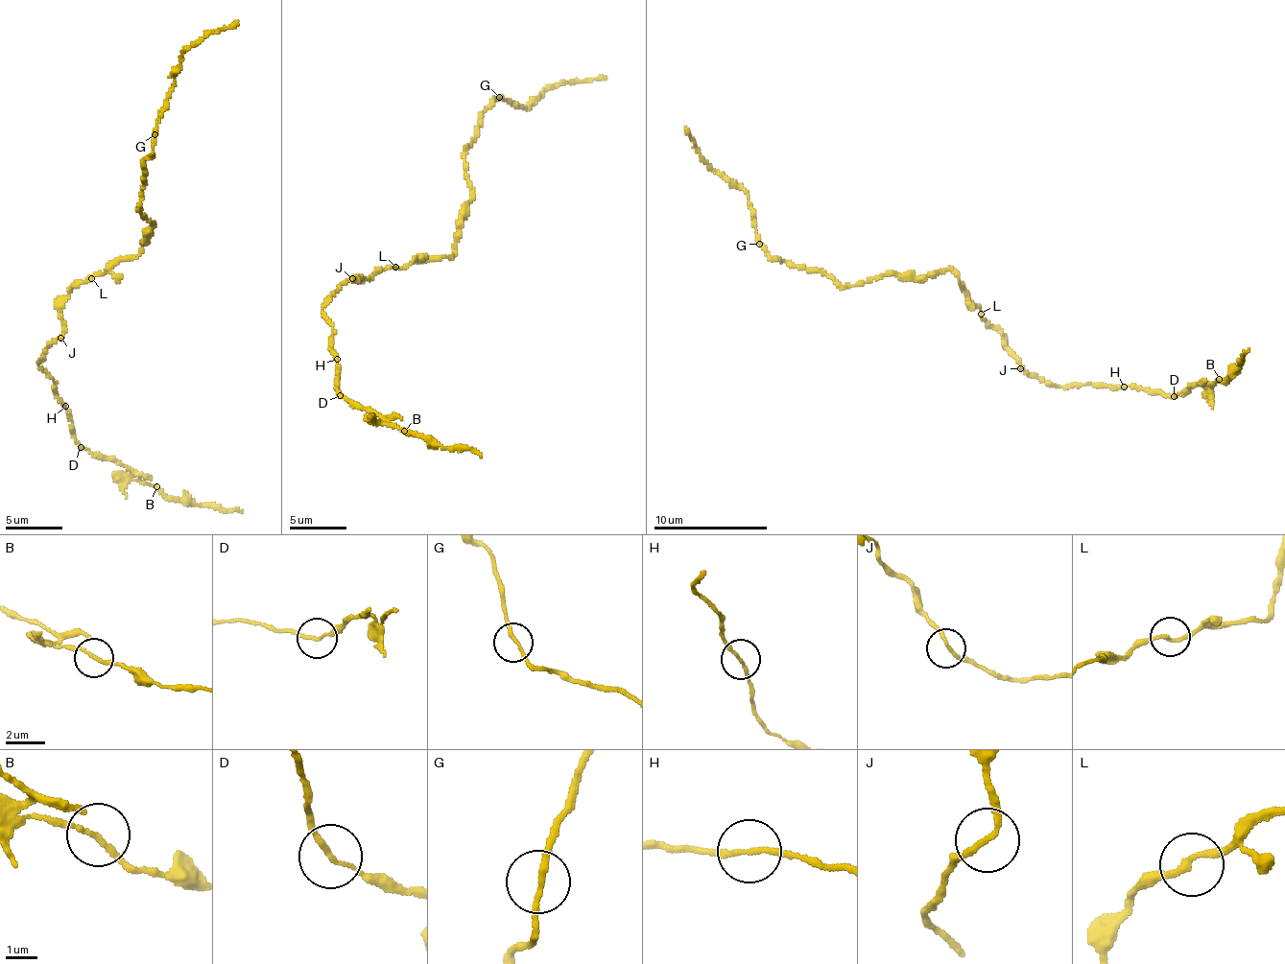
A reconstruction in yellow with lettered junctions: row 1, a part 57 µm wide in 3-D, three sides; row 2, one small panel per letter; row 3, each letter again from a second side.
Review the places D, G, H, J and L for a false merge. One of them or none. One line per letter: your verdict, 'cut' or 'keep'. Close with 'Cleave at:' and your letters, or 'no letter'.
D: cut
G: keep
H: keep
J: keep
L: keep
Cleave at: D

